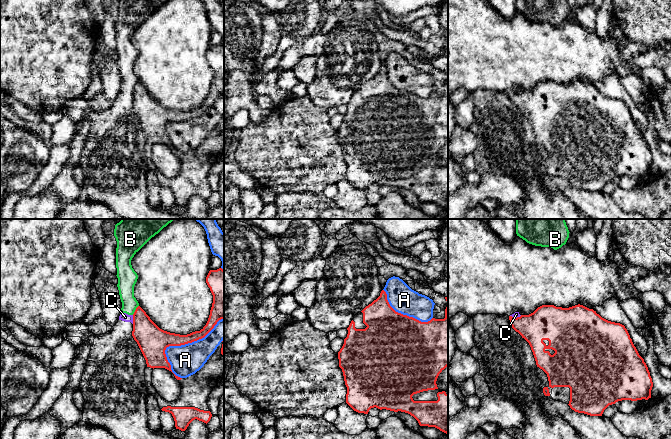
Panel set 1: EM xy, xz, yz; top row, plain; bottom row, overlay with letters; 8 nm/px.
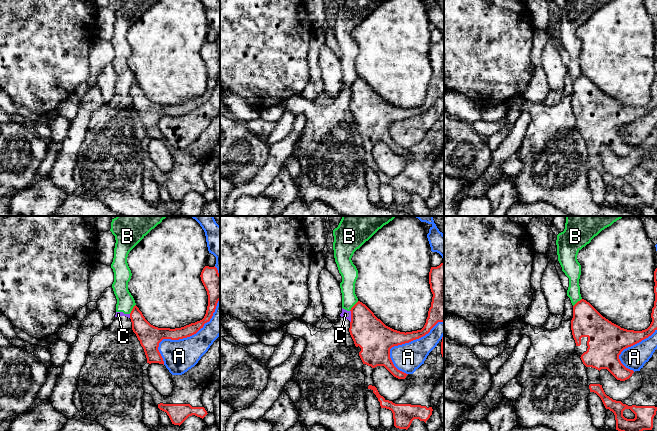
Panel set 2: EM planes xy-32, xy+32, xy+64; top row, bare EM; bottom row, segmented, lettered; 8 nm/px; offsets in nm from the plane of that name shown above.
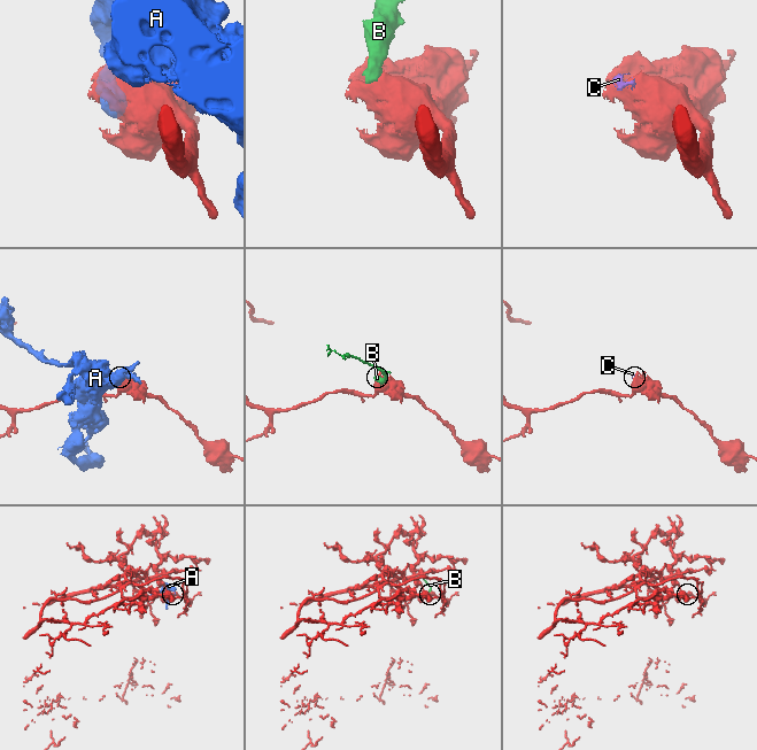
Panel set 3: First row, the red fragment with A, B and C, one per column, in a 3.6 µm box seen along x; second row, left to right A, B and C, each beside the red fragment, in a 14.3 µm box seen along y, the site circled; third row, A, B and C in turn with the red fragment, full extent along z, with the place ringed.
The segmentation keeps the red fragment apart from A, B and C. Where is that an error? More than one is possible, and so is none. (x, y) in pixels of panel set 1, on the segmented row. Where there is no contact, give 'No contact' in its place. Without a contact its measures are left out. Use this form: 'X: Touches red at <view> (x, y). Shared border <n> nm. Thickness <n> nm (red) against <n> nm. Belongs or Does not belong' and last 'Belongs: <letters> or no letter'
A: Touches red at xy (181, 344). Shared border 600 nm. Thickness 240 nm (red) against 260 nm. Does not belong
B: Touches red at xy (135, 310). Shared border 90 nm. Thickness 220 nm (red) against 140 nm. Does not belong
C: Touches red at xy (133, 319). Shared border 70 nm. Thickness 240 nm (red) against 70 nm. Does not belong
Belongs: no letter

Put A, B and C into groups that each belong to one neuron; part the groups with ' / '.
A / B C

